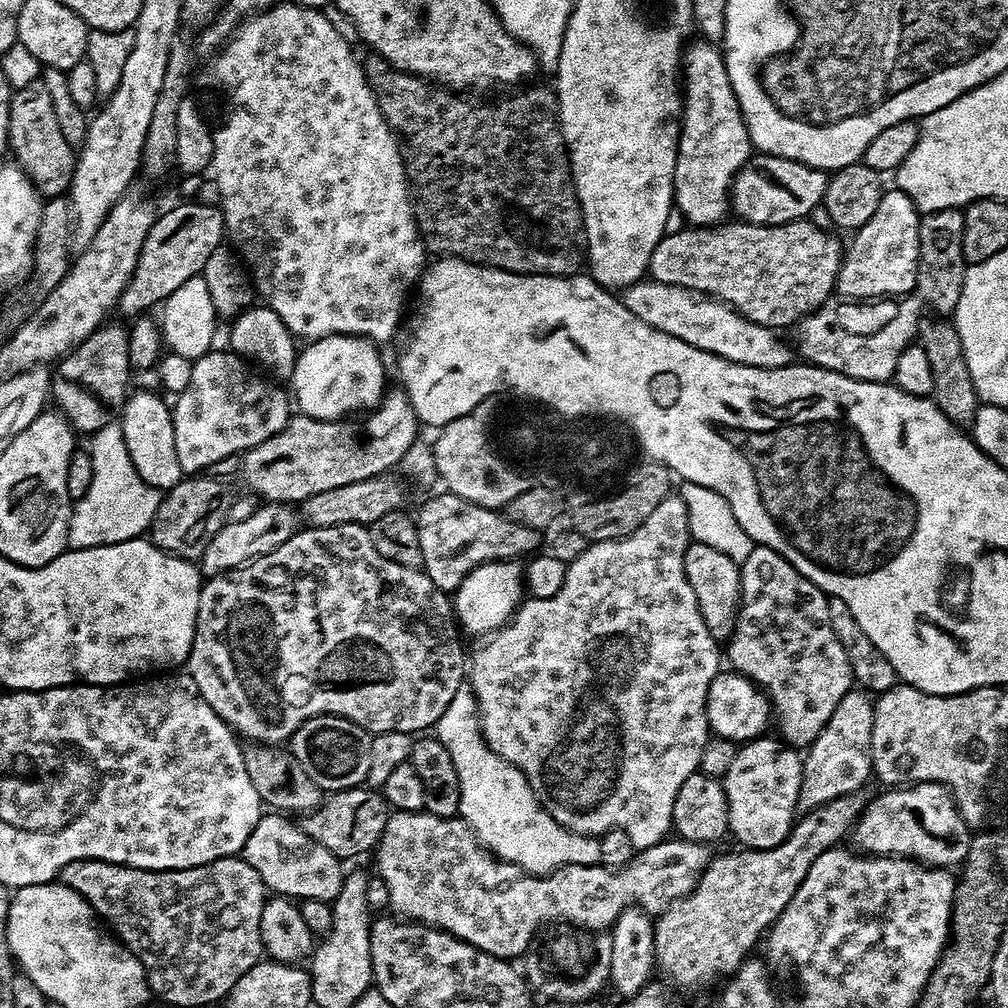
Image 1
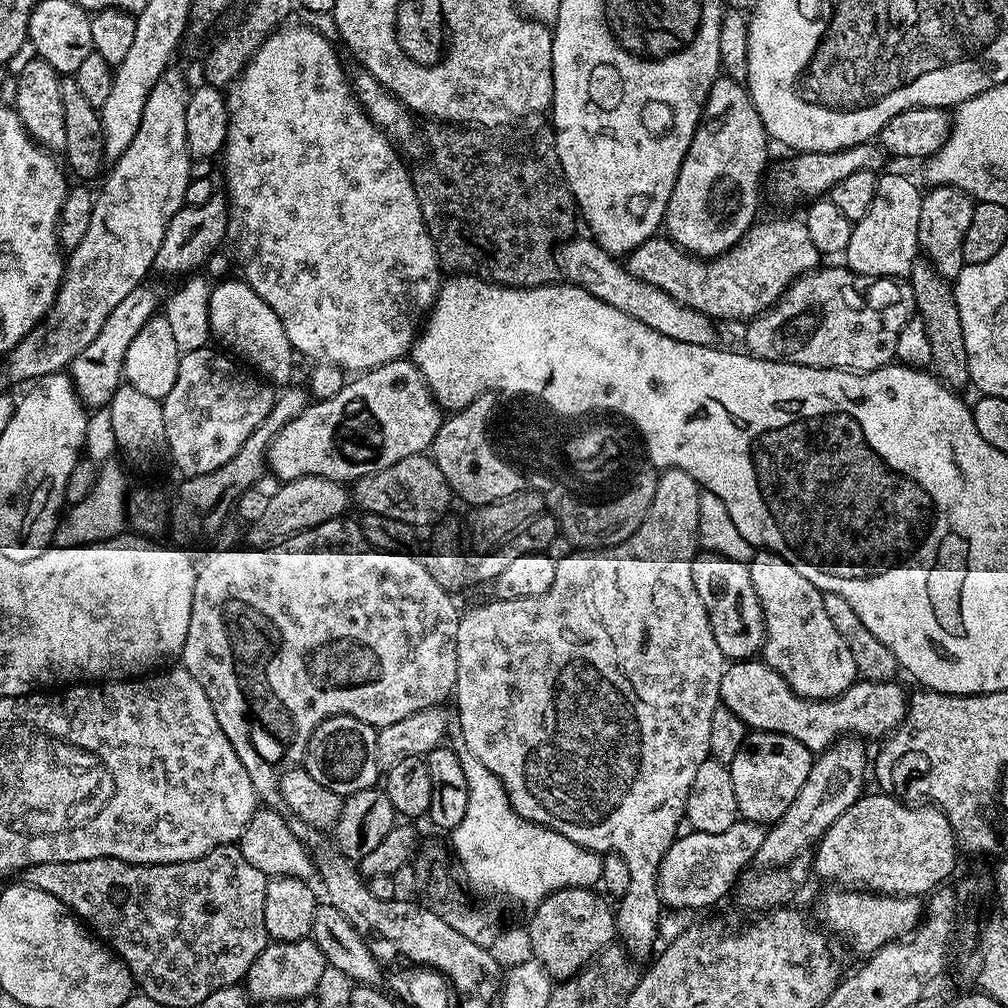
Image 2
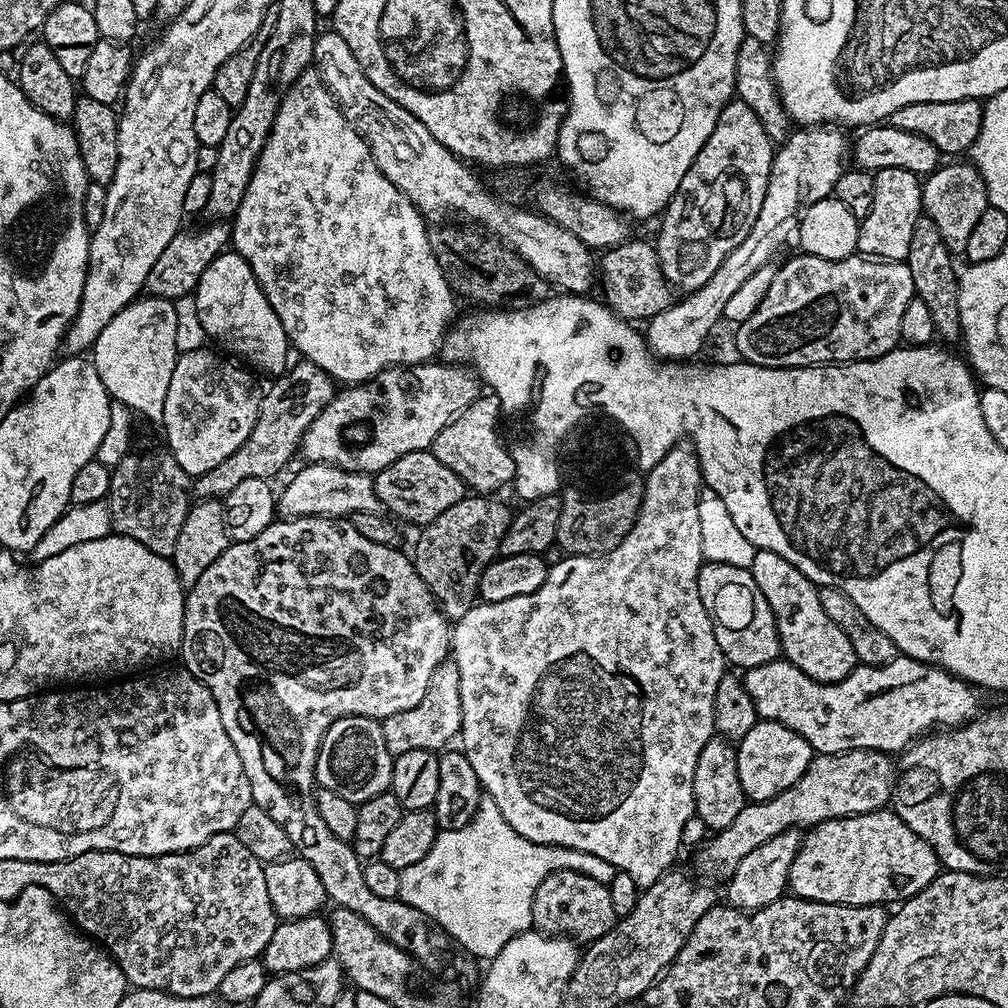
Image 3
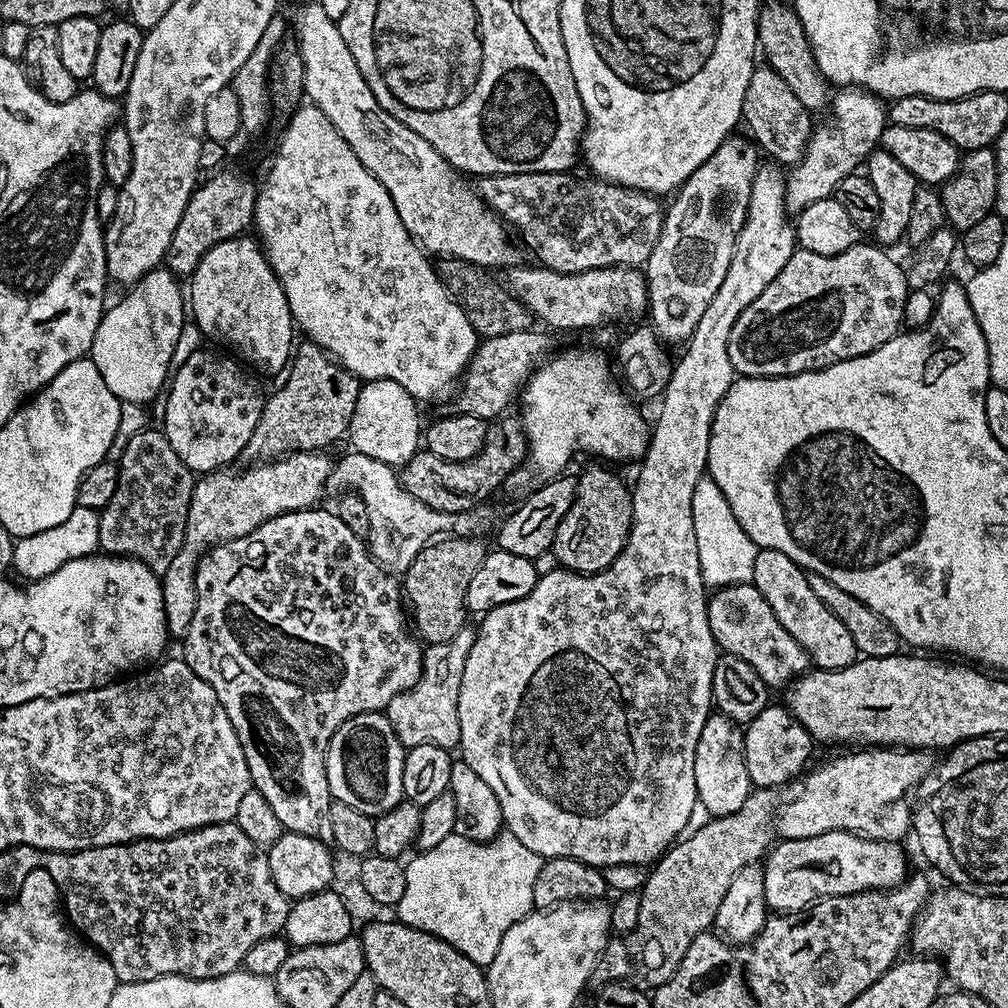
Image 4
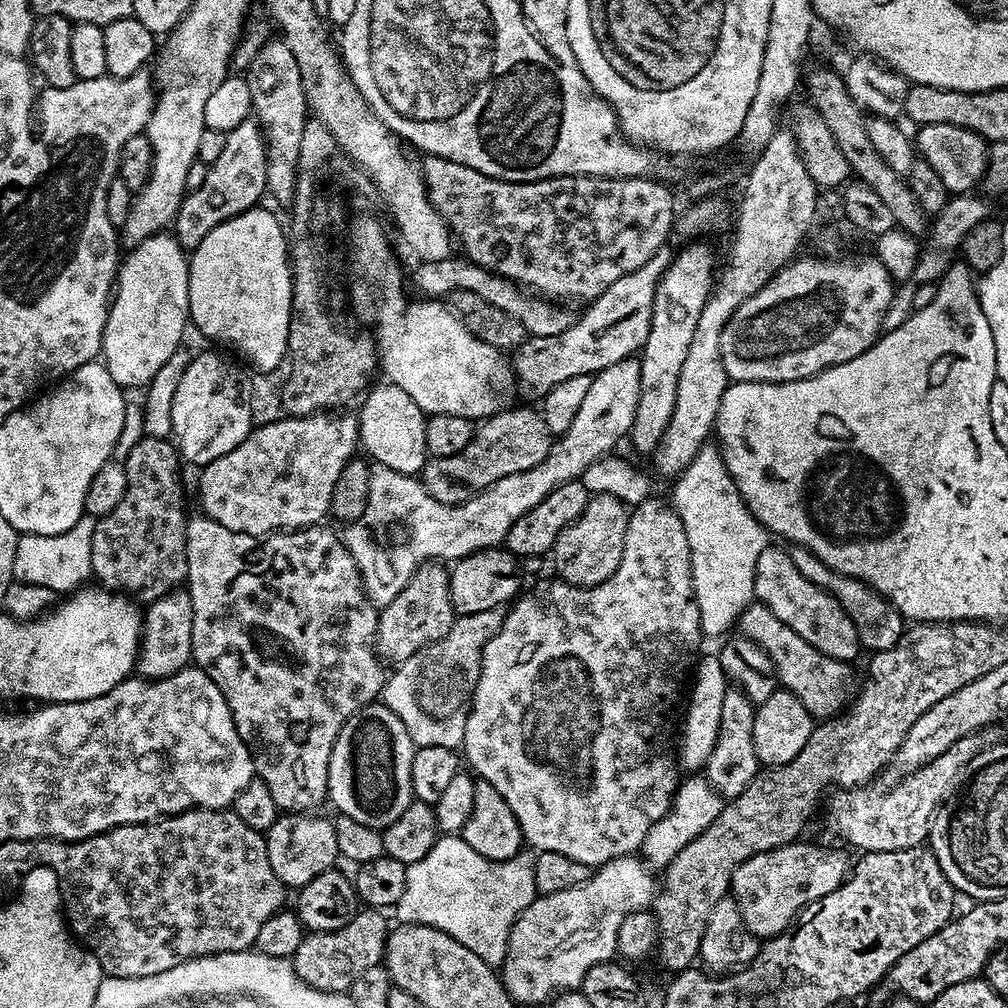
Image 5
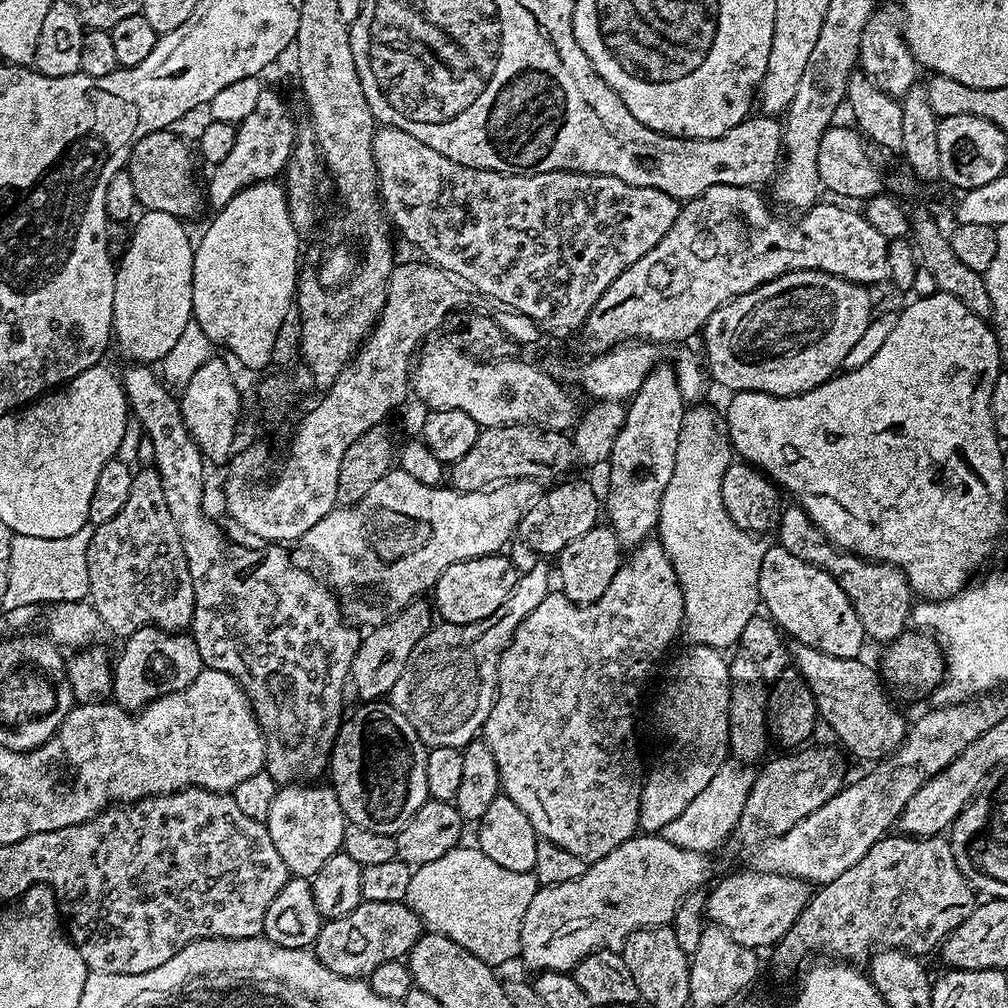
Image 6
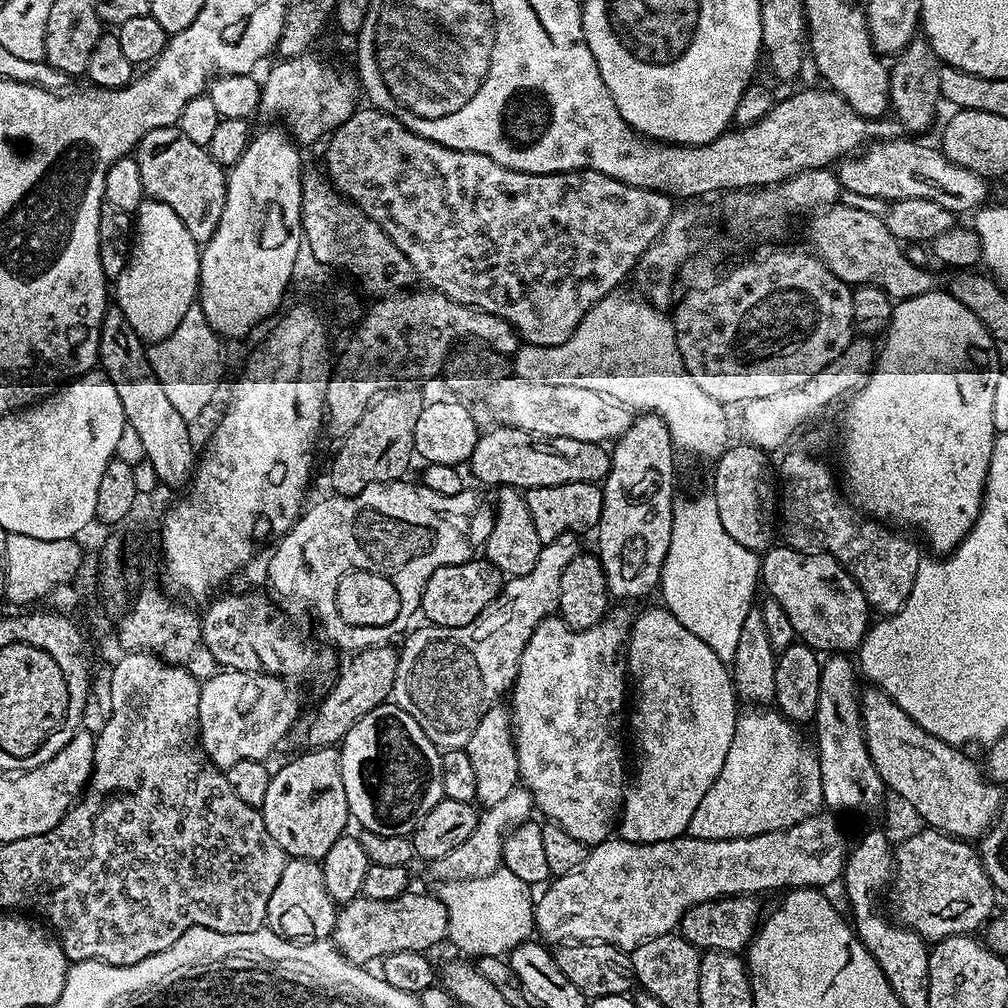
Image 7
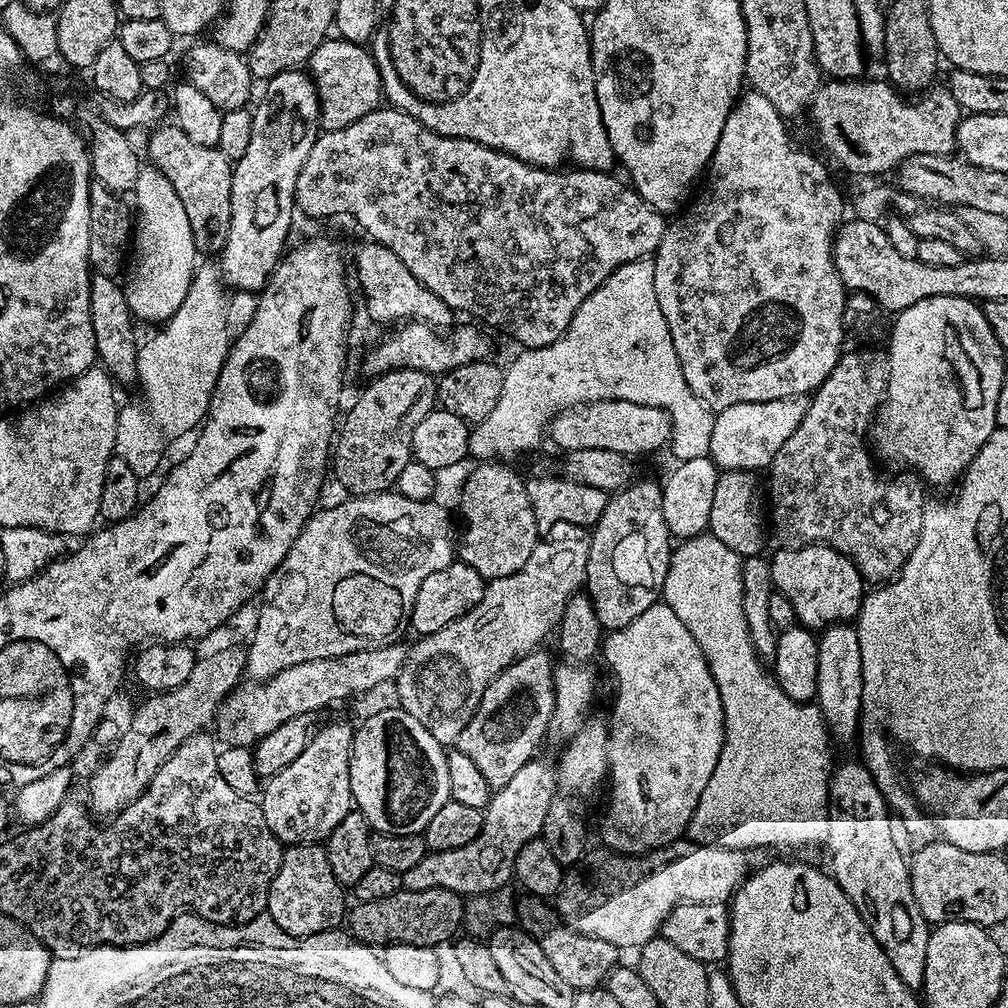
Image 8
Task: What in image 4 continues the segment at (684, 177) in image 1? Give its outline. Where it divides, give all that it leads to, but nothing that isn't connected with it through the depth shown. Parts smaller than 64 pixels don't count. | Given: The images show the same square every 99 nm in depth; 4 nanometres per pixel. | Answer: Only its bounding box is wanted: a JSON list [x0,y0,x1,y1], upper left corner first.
[646,134,762,345]

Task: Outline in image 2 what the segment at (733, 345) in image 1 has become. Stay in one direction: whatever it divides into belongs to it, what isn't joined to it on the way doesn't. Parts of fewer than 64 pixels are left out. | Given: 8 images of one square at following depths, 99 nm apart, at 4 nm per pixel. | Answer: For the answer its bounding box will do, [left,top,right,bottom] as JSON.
[558,238,717,345]

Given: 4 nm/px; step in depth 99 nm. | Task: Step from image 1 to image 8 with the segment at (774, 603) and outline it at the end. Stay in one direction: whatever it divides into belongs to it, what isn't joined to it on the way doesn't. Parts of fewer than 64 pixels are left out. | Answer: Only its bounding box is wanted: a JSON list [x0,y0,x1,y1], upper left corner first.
[770,544,866,630]

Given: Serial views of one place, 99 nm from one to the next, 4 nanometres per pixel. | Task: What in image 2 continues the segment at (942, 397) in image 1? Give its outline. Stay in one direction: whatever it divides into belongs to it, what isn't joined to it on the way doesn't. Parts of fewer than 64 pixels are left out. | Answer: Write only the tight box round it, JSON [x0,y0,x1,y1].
[910,258,970,390]

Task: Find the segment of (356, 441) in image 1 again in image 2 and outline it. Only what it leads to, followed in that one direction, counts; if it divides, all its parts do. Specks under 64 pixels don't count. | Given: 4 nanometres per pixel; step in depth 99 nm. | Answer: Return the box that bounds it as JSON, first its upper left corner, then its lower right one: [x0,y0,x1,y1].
[266,358,442,482]

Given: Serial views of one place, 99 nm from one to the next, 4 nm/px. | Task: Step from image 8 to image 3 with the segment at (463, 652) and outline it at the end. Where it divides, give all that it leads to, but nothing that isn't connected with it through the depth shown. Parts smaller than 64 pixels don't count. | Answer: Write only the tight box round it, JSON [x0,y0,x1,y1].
[382,658,462,757]

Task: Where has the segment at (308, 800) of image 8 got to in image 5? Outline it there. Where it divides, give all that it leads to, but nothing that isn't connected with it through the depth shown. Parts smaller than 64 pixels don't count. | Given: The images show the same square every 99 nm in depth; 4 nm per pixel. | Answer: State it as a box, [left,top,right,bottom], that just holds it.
[266,814,340,890]

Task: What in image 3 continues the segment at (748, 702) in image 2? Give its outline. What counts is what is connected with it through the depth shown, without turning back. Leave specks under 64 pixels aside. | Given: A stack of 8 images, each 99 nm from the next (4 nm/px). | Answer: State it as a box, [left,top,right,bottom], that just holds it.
[742,654,980,756]

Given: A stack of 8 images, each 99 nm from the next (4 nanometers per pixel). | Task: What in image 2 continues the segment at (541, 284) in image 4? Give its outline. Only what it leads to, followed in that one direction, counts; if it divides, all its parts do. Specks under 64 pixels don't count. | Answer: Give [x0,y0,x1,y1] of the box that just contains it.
[626,219,822,322]

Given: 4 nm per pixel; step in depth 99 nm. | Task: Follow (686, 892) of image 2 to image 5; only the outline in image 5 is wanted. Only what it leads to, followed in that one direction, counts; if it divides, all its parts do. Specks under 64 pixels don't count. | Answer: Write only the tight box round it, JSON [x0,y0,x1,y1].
[827,726,1001,853]

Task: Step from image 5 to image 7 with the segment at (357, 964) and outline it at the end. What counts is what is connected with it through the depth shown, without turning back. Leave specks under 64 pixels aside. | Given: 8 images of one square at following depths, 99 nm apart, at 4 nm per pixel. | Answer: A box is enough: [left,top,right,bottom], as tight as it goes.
[330,894,450,965]

